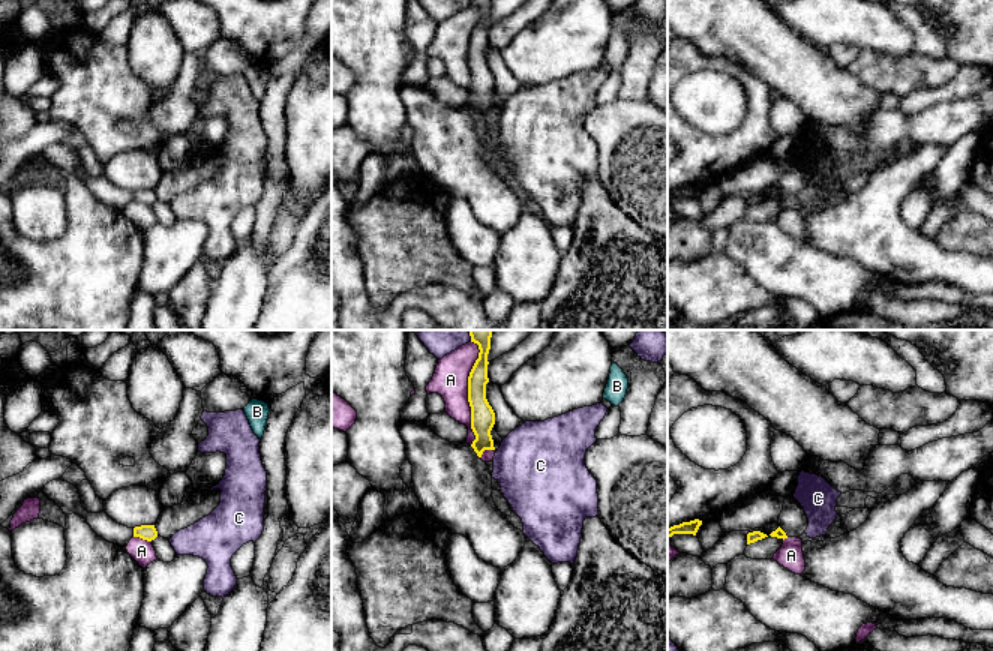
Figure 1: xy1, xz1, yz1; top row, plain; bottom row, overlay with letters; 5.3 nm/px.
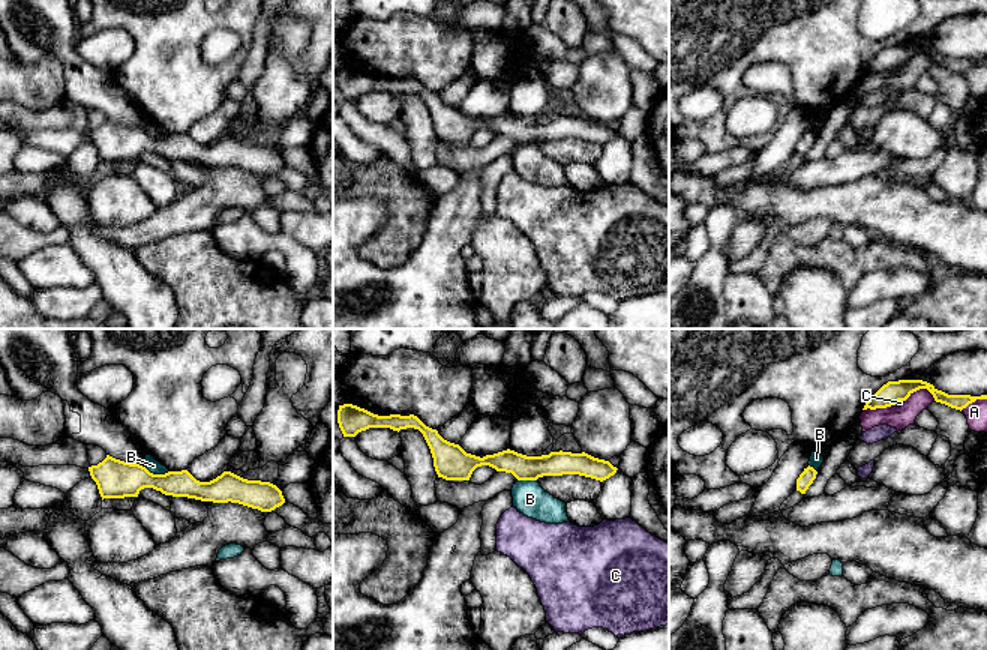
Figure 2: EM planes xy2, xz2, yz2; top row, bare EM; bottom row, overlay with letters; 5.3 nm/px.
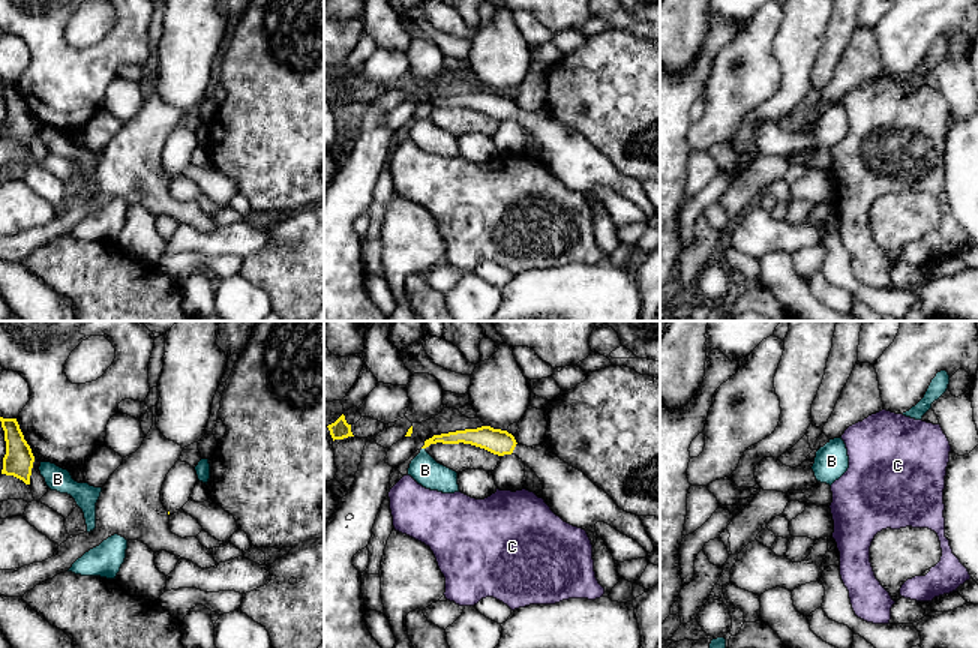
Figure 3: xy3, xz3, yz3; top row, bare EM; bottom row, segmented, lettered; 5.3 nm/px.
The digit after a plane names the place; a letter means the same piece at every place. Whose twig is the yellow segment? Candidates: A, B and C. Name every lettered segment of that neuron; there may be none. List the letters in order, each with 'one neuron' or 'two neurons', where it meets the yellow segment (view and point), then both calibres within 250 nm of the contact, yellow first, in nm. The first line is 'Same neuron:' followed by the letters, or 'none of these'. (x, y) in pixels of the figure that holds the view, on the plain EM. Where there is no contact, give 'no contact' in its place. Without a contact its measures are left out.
Same neuron: none of these
A: two neurons; meets yellow in xz1 at (468, 57); 130 nm thick on the yellow side, 190 nm on the other
B: two neurons; meets yellow in xy2 at (156, 138); 200 nm thick on the yellow side, 70 nm on the other
C: two neurons; meets yellow in yz2 at (896, 66); 120 nm thick on the yellow side, 30 nm on the other

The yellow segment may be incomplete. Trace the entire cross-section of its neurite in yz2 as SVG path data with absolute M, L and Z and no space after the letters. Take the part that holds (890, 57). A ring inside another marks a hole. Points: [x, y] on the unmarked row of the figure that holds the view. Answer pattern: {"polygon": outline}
{"polygon": "M898 44L884 48L874 59L867 63L862 74L876 74L896 69L898 65L906 65L914 56L920 53L927 53L936 66L945 68L960 75L976 63L987 63L987 59L948 59L922 44Z"}

